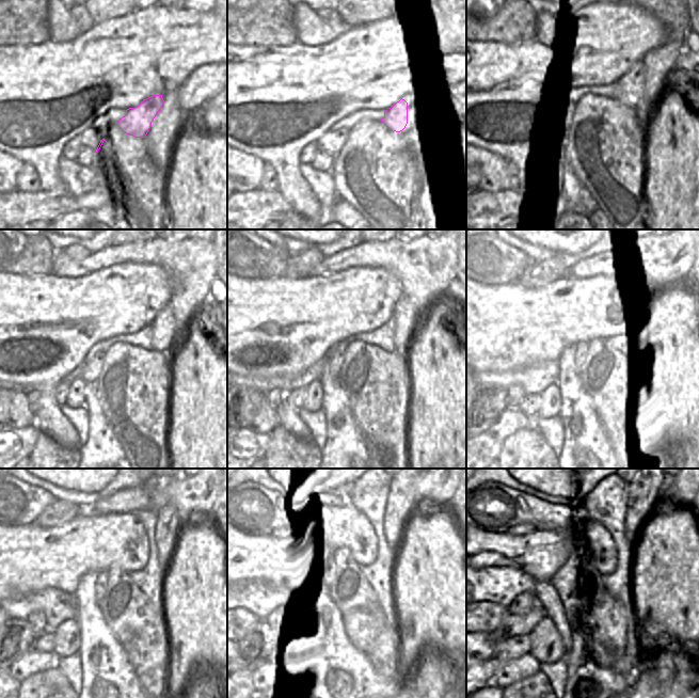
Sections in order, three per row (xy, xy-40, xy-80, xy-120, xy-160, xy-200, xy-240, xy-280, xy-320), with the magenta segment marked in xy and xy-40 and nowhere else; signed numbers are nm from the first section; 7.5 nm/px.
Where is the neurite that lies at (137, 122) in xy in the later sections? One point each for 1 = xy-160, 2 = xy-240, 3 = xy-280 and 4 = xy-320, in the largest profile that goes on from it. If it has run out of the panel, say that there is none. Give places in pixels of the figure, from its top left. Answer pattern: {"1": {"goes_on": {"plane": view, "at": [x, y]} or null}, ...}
{"1": {"goes_on": {"plane": "xy-160", "at": [404, 332]}}, "2": {"goes_on": {"plane": "xy-240", "at": [165, 537]}}, "3": {"goes_on": {"plane": "xy-280", "at": [399, 513]}}, "4": {"goes_on": {"plane": "xy-320", "at": [642, 496]}}}

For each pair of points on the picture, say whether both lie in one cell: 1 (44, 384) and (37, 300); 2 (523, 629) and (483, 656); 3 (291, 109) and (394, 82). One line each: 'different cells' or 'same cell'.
1: same cell
2: different cells
3: same cell

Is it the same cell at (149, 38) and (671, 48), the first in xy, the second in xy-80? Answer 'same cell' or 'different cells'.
different cells

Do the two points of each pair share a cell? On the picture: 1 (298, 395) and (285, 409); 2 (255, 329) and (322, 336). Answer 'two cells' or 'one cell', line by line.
1: two cells
2: one cell

